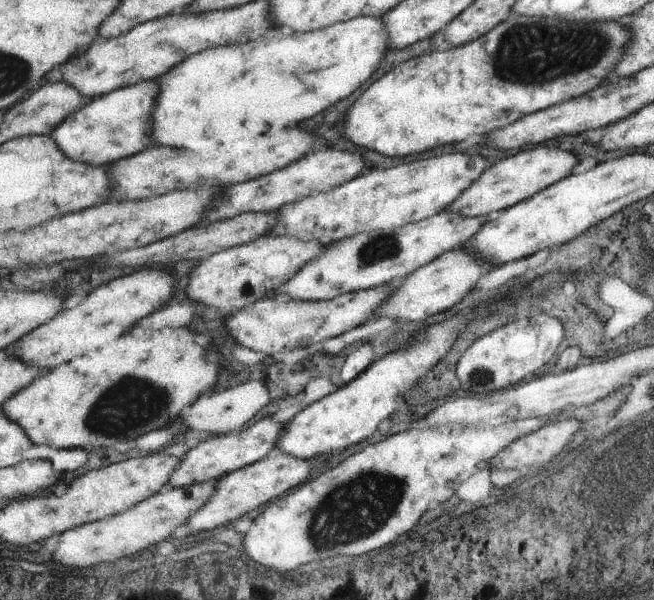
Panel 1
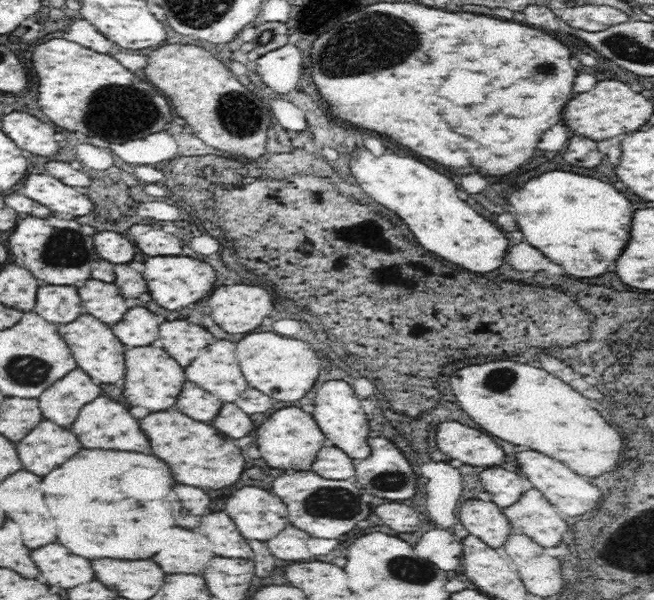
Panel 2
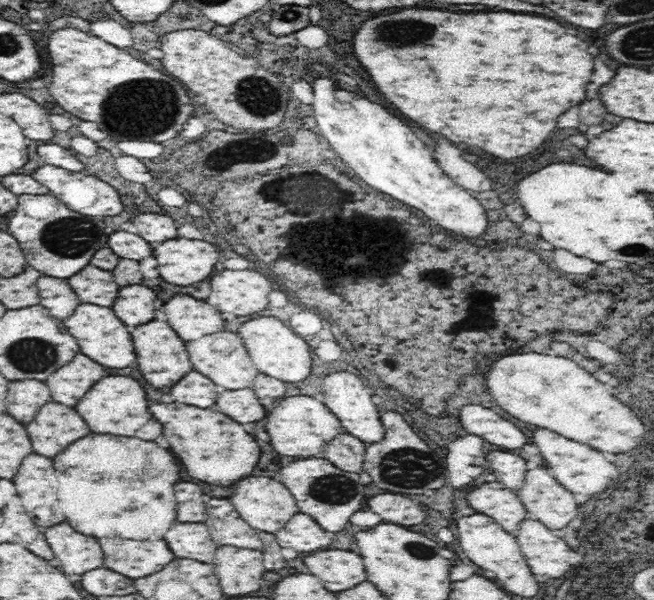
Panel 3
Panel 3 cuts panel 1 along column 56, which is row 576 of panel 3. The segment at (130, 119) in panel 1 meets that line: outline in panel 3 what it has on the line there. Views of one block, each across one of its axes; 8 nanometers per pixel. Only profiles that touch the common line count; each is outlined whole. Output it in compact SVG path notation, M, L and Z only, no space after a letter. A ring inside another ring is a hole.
M102 538L100 544L104 550L104 566L132 580L160 572L176 556L164 540Z

